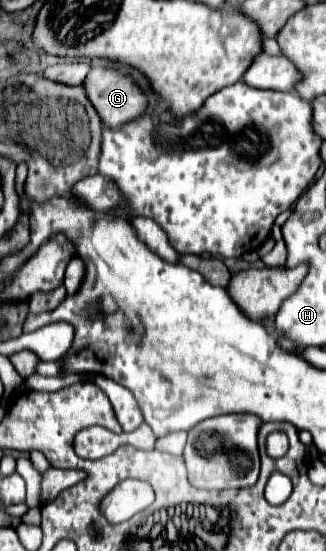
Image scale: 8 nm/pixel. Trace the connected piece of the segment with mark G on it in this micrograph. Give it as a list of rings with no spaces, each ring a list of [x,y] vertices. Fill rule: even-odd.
[[[93,67],[85,81],[83,81],[83,89],[87,93],[87,99],[91,101],[91,105],[97,109],[101,121],[105,125],[109,125],[111,129],[119,129],[125,123],[135,121],[137,117],[143,115],[145,107],[147,107],[147,99],[143,95],[143,91],[135,85],[133,79],[129,79],[127,75],[115,71],[115,69],[107,69],[107,67]]]

